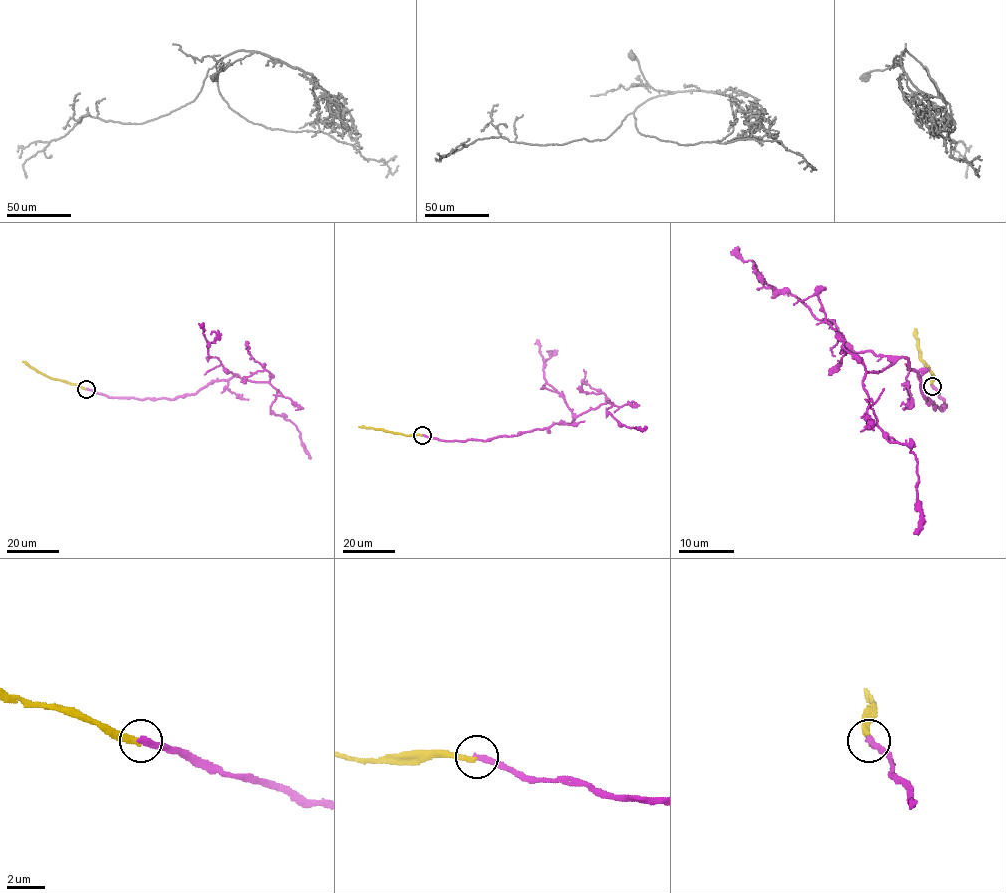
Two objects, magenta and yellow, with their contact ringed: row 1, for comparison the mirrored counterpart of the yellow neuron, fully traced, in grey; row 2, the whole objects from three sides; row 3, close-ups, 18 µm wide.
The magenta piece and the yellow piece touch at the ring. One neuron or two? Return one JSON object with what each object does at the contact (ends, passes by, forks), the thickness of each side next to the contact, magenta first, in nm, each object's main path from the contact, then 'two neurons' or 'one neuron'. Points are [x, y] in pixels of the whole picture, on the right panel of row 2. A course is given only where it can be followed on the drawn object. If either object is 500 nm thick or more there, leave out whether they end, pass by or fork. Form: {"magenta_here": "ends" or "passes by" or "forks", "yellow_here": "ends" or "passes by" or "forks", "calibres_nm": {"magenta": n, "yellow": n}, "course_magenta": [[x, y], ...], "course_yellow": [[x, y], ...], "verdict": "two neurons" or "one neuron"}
{"magenta_here": "ends", "yellow_here": "ends", "calibres_nm": {"magenta": 340, "yellow": 280}, "course_magenta": [[933, 387], [944, 409], [899, 358], [868, 371], [862, 385], [881, 431], [917, 463], [917, 535]], "course_yellow": [[933, 387], [933, 376], [920, 359], [915, 329]], "verdict": "two neurons"}

